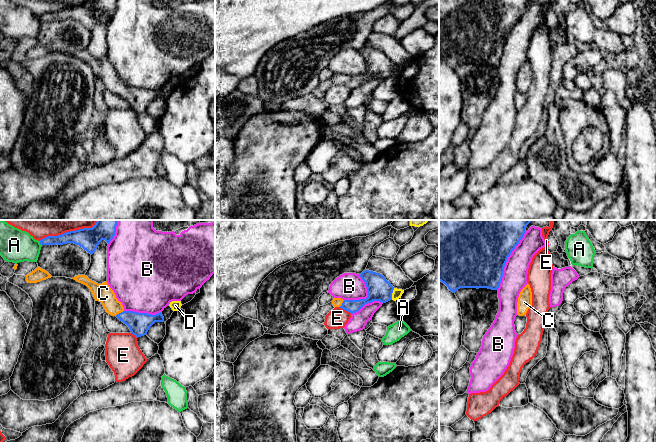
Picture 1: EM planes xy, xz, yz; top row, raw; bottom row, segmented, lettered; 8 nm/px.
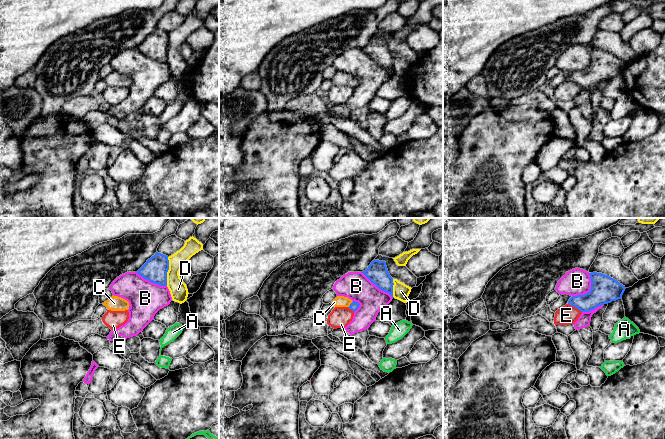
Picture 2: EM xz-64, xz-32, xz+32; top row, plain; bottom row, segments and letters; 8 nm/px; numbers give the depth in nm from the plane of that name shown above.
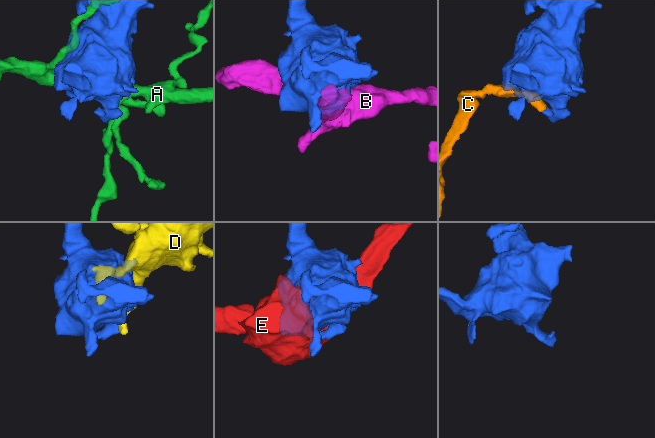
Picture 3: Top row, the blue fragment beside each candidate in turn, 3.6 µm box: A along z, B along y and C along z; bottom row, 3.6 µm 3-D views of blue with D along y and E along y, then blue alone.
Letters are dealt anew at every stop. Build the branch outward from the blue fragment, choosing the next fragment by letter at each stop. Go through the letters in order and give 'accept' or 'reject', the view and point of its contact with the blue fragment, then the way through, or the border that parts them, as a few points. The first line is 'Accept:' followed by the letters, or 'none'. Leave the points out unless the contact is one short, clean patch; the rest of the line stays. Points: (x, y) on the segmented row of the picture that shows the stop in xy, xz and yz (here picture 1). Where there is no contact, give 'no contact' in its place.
Accept: C
A: reject; contact xy (40, 243)
B: reject; contact yz (506, 260)
C: accept; contact xy (119, 313); way xy (139, 323), (119, 313), (103, 293)
D: reject; contact xz (391, 294)
E: reject; contact xy (68, 232)

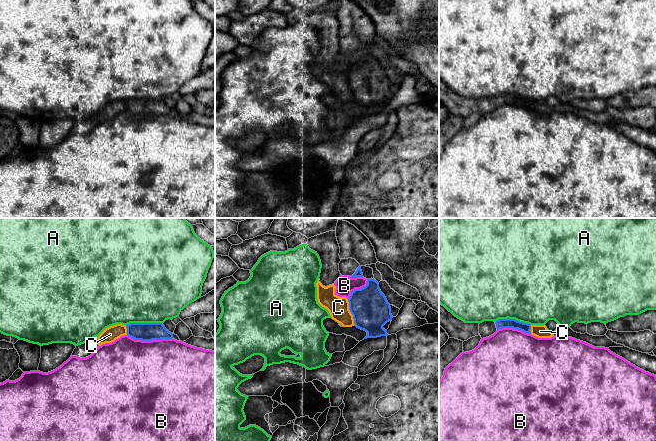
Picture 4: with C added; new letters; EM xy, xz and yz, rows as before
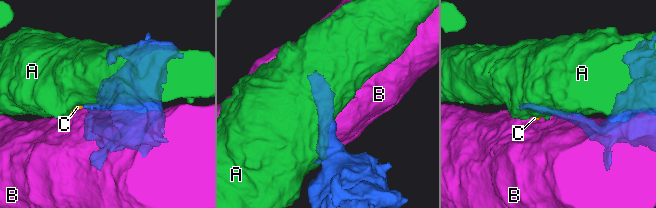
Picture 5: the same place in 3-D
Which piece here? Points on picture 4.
Accept: none
A: reject; contact xy (144, 323)
B: reject; contact xy (150, 340)
C: reject; contact xz (350, 311); border xz (347, 299), (349, 311), (355, 324)

